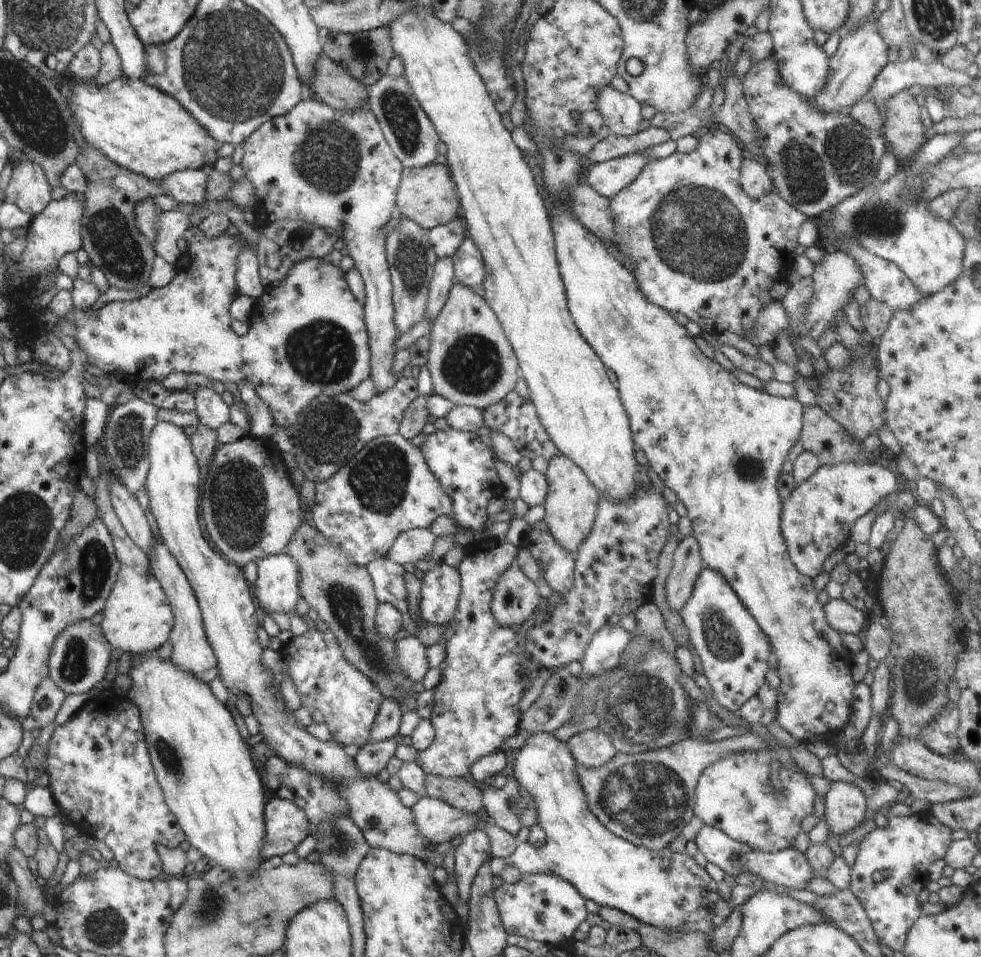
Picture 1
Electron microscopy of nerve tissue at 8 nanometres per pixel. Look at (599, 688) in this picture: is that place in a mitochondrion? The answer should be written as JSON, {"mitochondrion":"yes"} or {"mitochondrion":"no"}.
{"mitochondrion":"yes"}

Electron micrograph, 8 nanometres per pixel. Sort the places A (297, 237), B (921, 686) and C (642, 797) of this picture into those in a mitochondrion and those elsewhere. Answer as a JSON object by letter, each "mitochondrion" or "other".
{"A":"other","B":"mitochondrion","C":"mitochondrion"}

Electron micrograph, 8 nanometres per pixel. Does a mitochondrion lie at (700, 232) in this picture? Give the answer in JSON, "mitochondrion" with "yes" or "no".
{"mitochondrion":"yes"}

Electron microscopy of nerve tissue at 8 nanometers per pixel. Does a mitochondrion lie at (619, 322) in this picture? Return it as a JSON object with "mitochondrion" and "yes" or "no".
{"mitochondrion":"yes"}

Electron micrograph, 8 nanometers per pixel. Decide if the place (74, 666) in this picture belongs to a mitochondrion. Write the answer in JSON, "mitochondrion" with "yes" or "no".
{"mitochondrion":"yes"}

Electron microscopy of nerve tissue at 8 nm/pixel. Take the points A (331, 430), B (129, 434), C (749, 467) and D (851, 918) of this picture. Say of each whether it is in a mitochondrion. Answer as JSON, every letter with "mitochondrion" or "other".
{"A":"mitochondrion","B":"mitochondrion","C":"mitochondrion","D":"other"}

